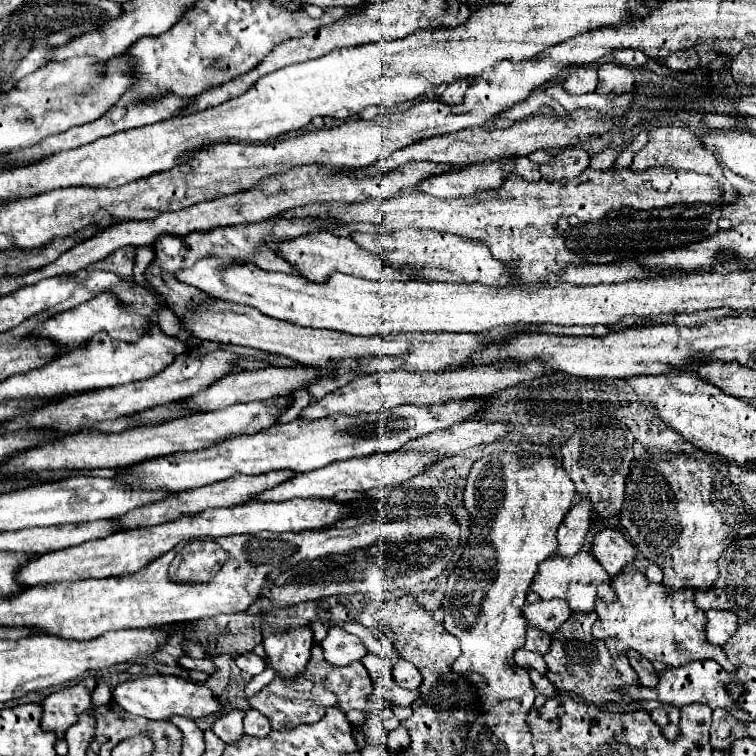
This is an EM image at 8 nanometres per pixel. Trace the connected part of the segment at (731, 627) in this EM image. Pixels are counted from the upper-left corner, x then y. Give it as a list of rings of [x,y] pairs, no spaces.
[[[707,610],[705,634],[711,644],[723,646],[737,630],[737,616],[729,610]]]

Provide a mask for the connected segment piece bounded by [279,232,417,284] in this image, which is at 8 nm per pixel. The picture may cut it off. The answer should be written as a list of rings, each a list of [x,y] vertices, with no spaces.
[[[311,232],[307,236],[299,236],[295,240],[285,240],[279,248],[279,254],[289,264],[293,264],[303,276],[307,276],[307,280],[319,282],[319,284],[323,284],[327,280],[327,276],[331,276],[335,272],[351,274],[351,276],[357,276],[357,278],[369,278],[369,280],[387,280],[387,282],[417,280],[417,276],[411,270],[385,266],[383,260],[379,260],[379,256],[361,248],[355,240],[339,238],[339,236],[333,236],[329,232]]]

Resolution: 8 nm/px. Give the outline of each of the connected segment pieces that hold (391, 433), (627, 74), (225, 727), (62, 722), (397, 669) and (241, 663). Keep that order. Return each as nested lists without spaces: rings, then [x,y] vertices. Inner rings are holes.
[[[463,400],[463,402],[447,402],[433,406],[397,406],[375,413],[361,413],[357,416],[335,414],[319,420],[295,418],[293,422],[281,424],[275,422],[269,428],[263,428],[255,434],[241,434],[227,438],[223,442],[211,444],[193,452],[173,452],[167,456],[147,458],[143,462],[131,464],[129,470],[119,472],[113,480],[129,490],[169,490],[179,492],[183,488],[197,488],[201,484],[213,484],[219,480],[227,480],[235,474],[267,474],[271,470],[293,470],[293,472],[309,472],[323,466],[329,466],[337,460],[359,458],[379,452],[395,452],[405,442],[425,436],[433,430],[449,428],[467,420],[481,406]],[[331,452],[331,454],[319,454]]]
[[[601,62],[597,66],[597,70],[599,70],[599,84],[595,88],[595,94],[603,96],[603,98],[629,94],[635,88],[633,70],[623,66],[623,64]]]
[[[233,708],[229,714],[223,714],[215,720],[213,724],[213,732],[227,744],[235,742],[239,736],[243,736],[243,716],[245,716],[245,710],[241,708]]]
[[[83,678],[75,686],[65,686],[43,700],[41,726],[63,734],[71,724],[75,724],[77,714],[85,712],[91,704],[91,692],[95,688],[95,678]]]
[[[397,660],[397,664],[393,666],[393,680],[395,680],[395,684],[399,684],[403,688],[415,690],[415,688],[419,688],[419,684],[421,684],[423,678],[421,678],[419,670],[411,662]]]
[[[245,652],[245,654],[237,656],[237,658],[235,658],[235,664],[237,664],[243,672],[247,672],[247,674],[251,674],[251,676],[257,676],[257,674],[261,674],[261,672],[265,670],[265,660],[259,658],[259,656],[253,654],[253,652]]]

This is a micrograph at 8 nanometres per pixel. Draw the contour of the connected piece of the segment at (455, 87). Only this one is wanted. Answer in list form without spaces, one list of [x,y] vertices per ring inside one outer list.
[[[459,80],[459,82],[455,82],[455,84],[449,84],[449,88],[447,88],[440,97],[430,96],[429,99],[441,101],[443,104],[457,106],[457,104],[461,104],[461,96],[465,94],[465,90],[467,90],[465,80]]]

